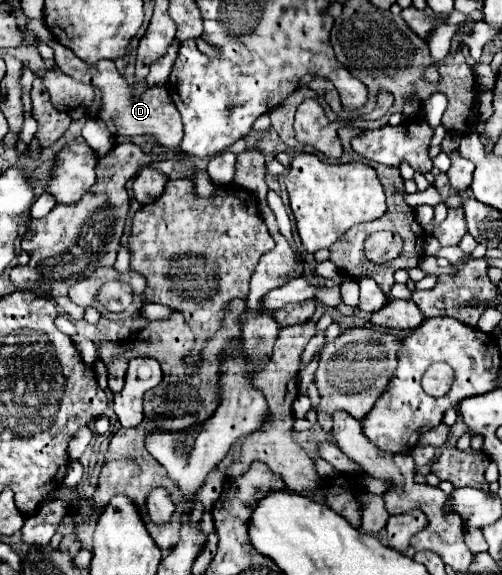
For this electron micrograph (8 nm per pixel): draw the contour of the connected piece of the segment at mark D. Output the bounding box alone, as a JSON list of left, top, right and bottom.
[26,20,182,148]

